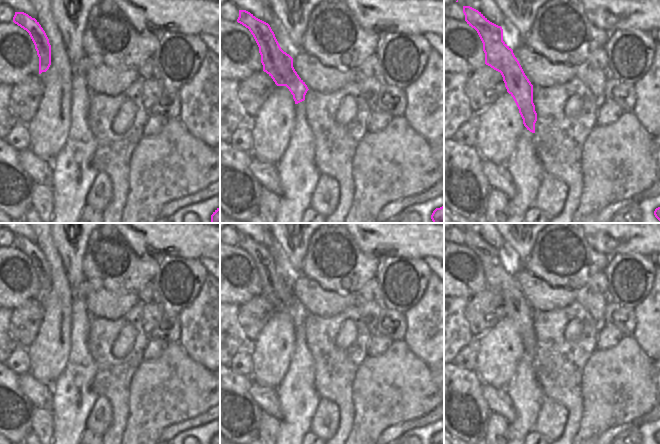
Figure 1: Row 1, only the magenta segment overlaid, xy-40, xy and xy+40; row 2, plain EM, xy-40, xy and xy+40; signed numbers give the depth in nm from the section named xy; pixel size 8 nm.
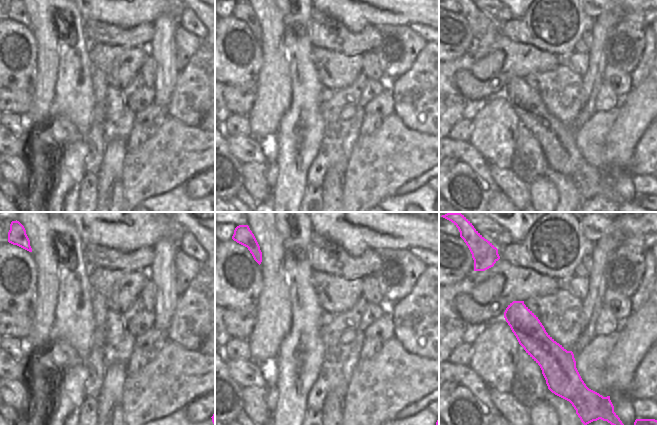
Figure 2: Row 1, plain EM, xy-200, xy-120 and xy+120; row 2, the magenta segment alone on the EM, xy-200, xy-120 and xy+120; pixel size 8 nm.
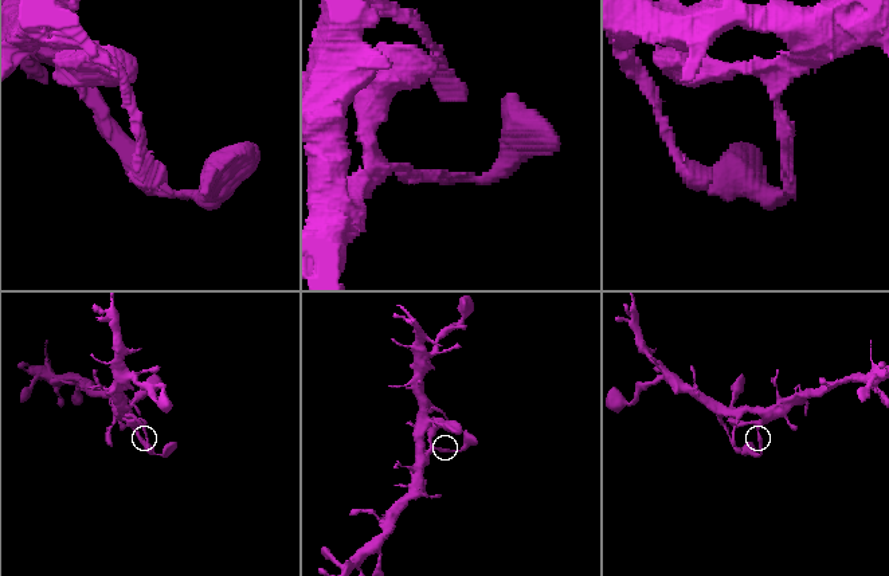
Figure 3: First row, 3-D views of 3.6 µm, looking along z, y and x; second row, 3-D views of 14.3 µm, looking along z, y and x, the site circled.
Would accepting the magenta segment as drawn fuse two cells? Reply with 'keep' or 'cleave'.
keep

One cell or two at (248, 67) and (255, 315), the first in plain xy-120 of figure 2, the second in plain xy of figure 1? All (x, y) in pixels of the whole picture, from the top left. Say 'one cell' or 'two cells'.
two cells

